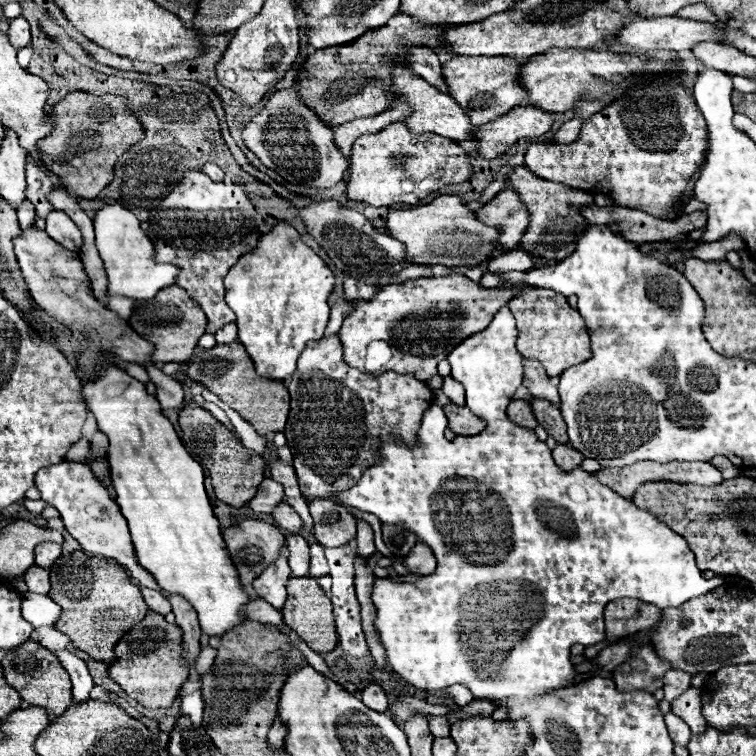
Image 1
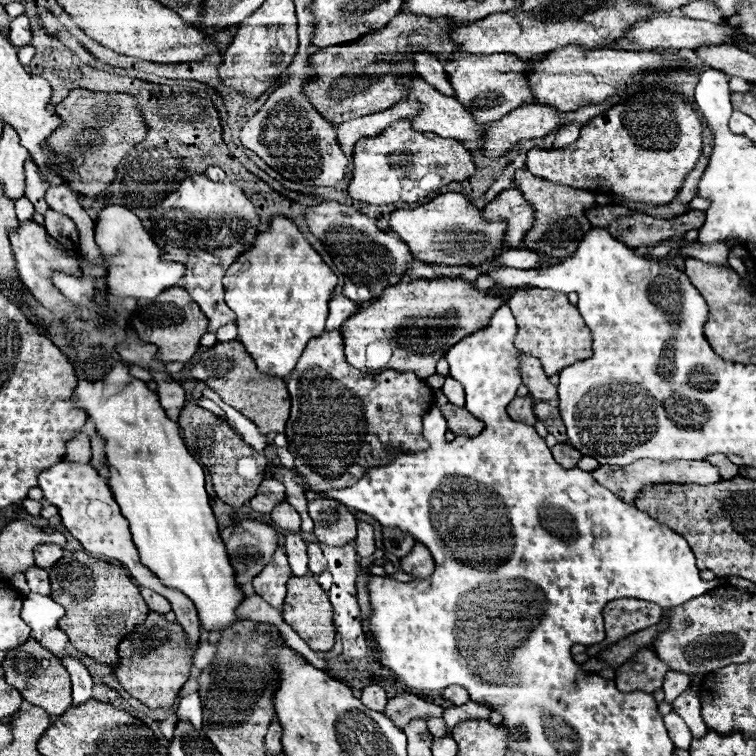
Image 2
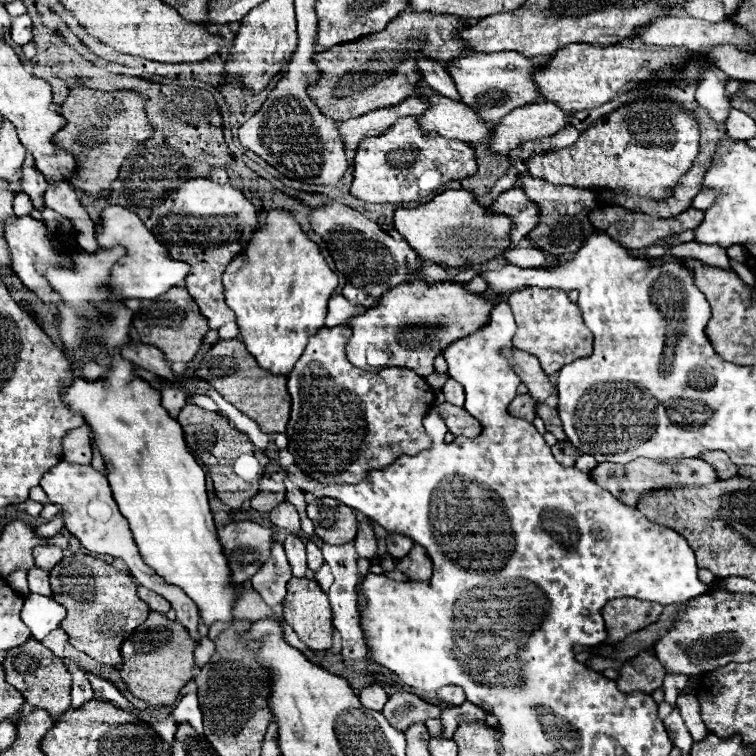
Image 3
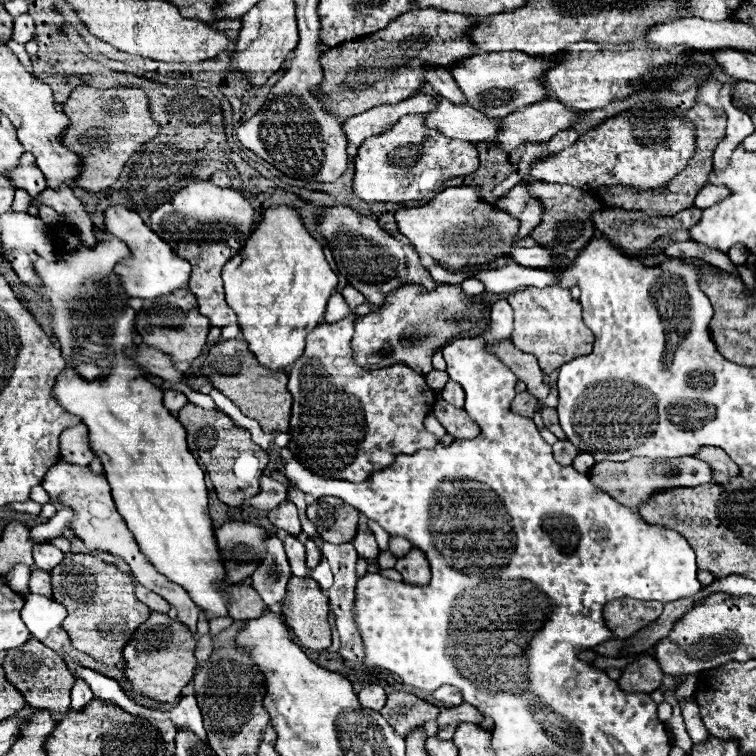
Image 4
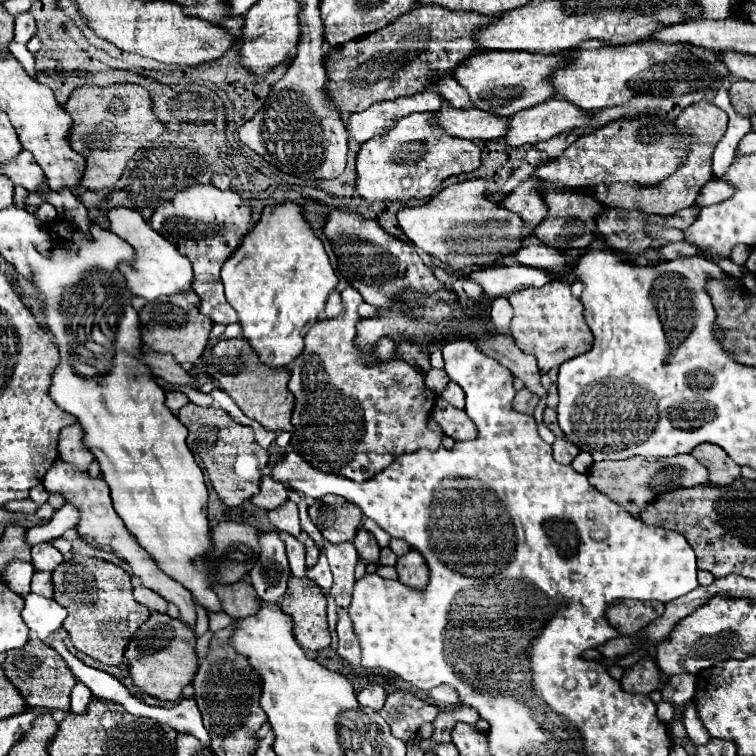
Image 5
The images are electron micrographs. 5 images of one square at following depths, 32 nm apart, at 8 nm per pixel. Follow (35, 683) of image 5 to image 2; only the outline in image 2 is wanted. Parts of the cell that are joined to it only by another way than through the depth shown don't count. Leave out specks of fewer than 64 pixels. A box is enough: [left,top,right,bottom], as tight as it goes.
[2,638,72,716]

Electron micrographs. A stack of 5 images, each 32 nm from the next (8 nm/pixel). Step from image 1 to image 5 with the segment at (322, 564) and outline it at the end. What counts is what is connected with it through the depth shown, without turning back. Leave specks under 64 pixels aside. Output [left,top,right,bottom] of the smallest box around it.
[306,538,320,566]

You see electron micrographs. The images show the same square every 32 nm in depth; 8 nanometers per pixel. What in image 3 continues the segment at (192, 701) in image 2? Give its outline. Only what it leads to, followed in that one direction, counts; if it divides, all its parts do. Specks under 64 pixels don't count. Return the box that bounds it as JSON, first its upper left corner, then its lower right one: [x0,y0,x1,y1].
[170,694,204,736]

